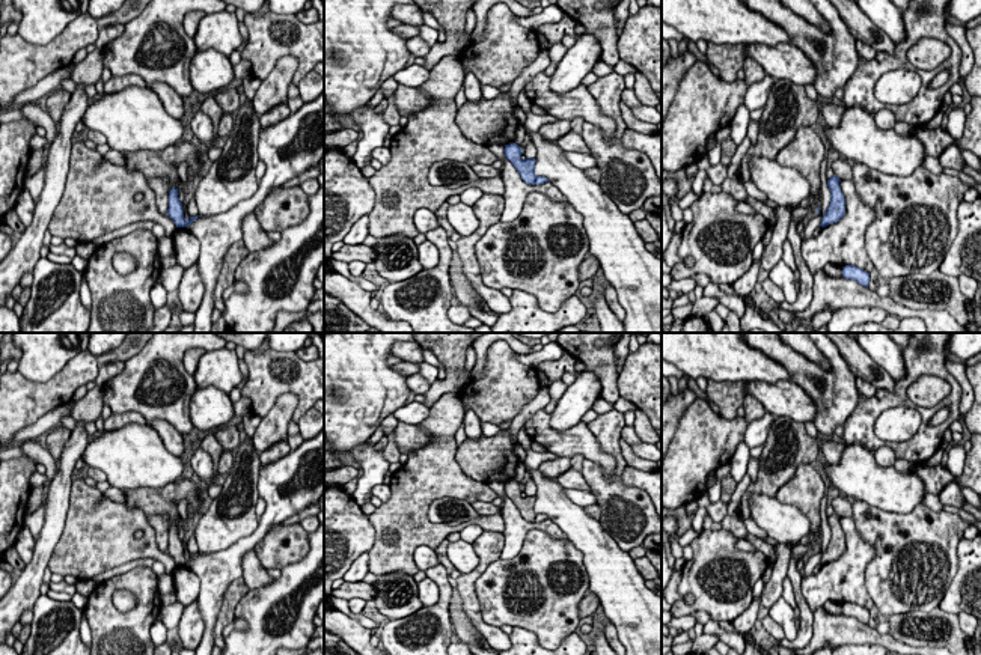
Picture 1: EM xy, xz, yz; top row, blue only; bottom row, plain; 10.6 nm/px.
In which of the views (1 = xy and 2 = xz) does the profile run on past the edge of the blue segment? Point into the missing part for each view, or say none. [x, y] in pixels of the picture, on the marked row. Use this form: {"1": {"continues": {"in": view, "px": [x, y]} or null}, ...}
{"1": {"continues": null}, "2": {"continues": null}}

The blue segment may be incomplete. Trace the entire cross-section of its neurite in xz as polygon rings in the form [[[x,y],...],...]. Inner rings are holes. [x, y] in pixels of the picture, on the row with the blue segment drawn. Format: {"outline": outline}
{"outline": [[[517,143],[505,145],[503,152],[506,160],[512,163],[512,166],[517,169],[526,184],[539,185],[549,182],[547,178],[535,175],[535,158],[521,158],[523,151]]]}

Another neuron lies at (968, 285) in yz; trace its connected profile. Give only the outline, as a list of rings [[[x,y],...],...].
[[[960,274],[957,279],[958,279],[960,291],[969,301],[972,301],[978,289],[978,282],[966,274]]]

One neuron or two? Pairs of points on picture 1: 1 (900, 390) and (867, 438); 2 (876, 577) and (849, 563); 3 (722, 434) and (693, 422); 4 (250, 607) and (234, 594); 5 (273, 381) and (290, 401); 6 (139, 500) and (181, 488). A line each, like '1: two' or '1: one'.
1: one
2: two
3: one
4: two
5: two
6: one

